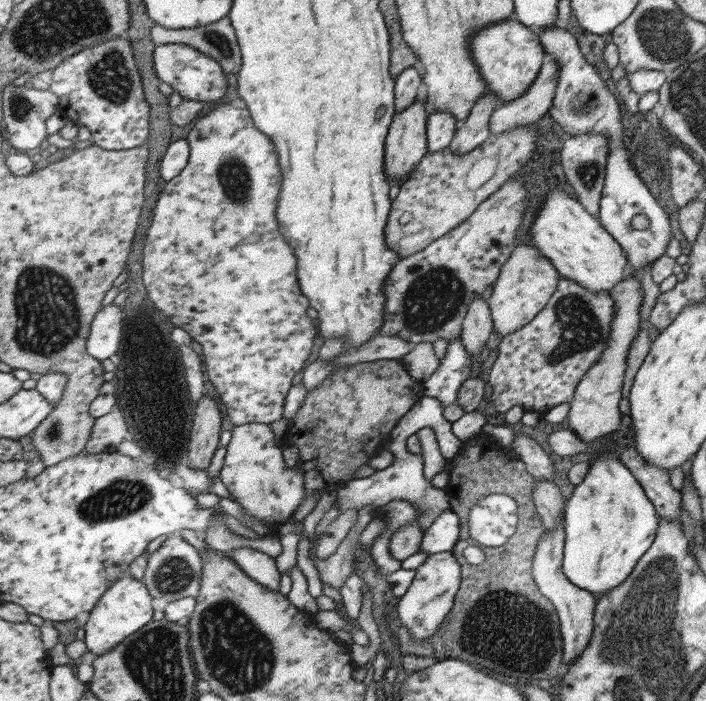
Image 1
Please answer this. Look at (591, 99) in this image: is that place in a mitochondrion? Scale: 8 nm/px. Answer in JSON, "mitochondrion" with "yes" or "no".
{"mitochondrion":"no"}

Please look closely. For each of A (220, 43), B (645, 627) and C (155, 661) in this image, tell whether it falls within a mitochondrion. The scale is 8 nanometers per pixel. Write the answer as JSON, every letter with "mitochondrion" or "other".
{"A":"mitochondrion","B":"mitochondrion","C":"mitochondrion"}

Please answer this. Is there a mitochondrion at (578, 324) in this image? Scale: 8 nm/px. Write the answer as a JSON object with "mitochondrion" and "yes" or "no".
{"mitochondrion":"yes"}

